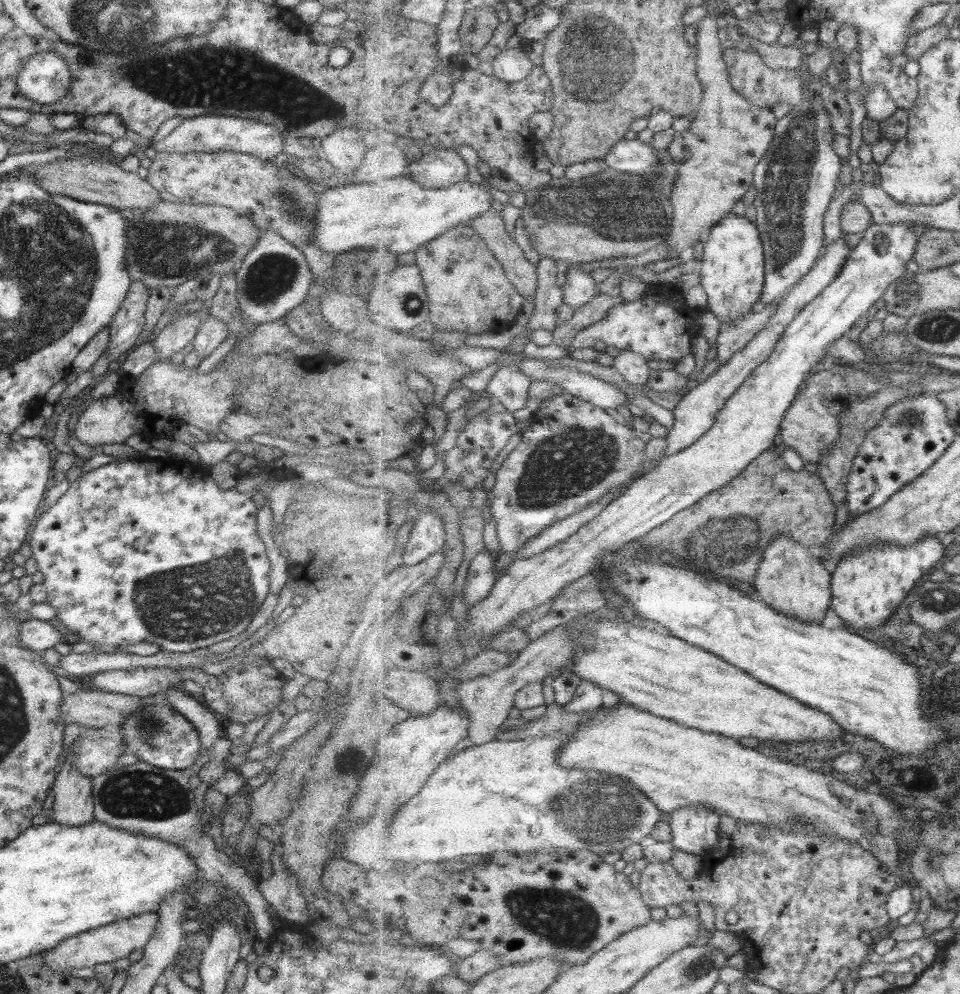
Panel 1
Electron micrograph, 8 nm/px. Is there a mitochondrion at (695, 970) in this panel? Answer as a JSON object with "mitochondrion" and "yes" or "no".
{"mitochondrion":"yes"}

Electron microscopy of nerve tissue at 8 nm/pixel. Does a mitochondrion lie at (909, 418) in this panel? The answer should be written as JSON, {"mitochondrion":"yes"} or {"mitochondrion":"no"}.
{"mitochondrion":"yes"}

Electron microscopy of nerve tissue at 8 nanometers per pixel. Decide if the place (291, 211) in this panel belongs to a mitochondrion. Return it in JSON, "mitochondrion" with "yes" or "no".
{"mitochondrion":"yes"}

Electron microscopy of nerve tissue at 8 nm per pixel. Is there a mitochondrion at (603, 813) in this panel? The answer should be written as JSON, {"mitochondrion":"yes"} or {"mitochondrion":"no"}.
{"mitochondrion":"yes"}

